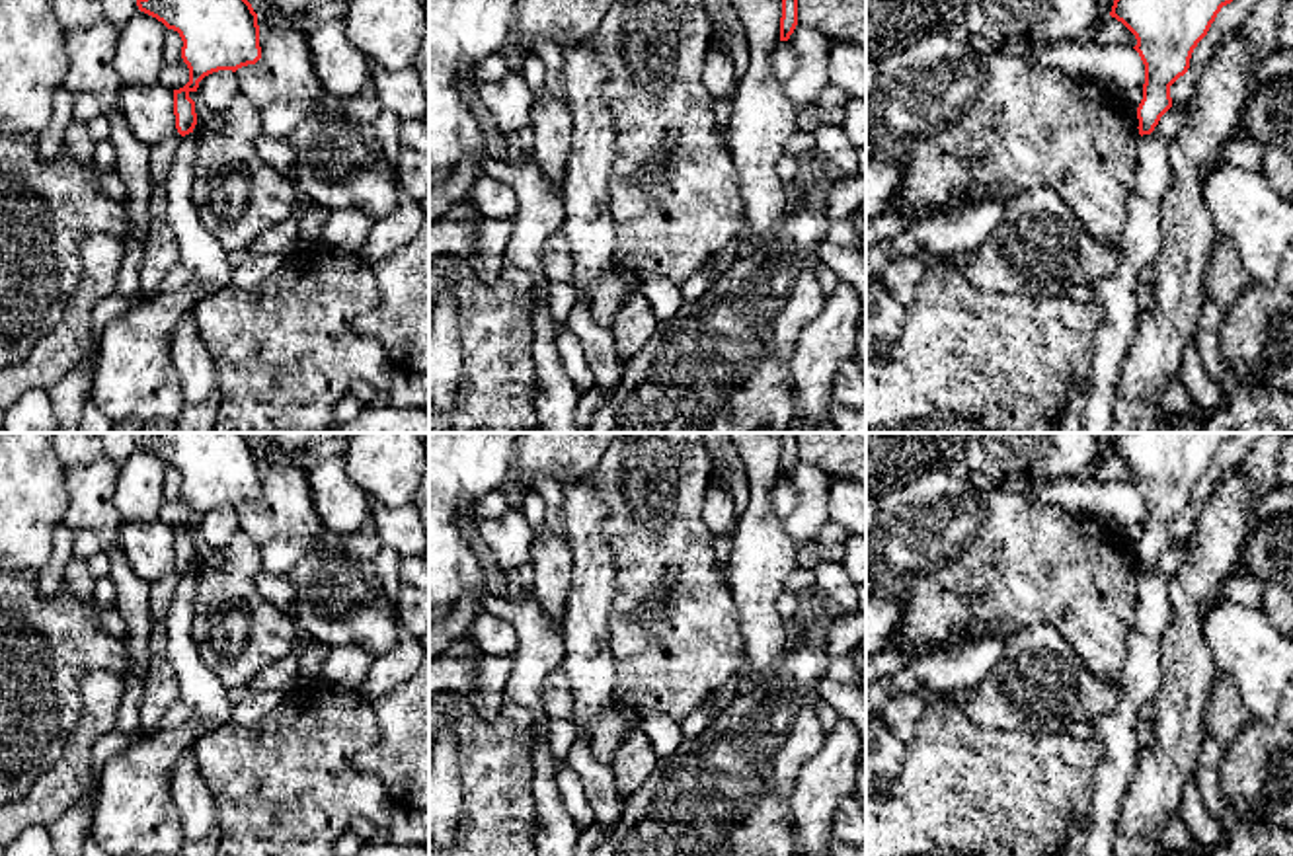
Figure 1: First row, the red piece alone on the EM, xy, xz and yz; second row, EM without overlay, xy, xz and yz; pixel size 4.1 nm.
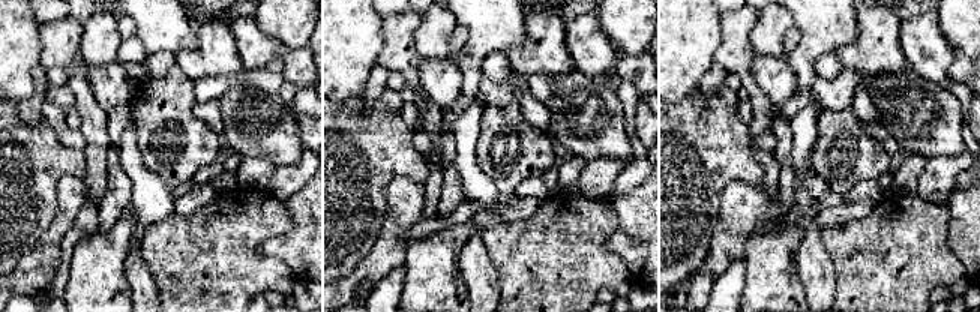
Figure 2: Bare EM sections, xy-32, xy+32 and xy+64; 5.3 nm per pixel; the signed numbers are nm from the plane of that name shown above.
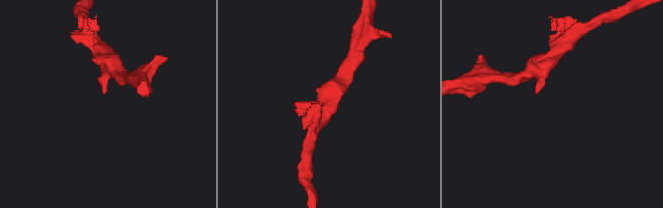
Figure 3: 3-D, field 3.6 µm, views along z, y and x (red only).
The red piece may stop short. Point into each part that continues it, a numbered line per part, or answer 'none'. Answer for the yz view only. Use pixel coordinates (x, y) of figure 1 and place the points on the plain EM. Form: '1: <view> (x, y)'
none

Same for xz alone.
none

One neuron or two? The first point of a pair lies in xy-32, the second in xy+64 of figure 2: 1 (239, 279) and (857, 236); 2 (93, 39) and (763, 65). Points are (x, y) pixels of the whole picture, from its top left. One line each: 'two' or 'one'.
1: one
2: two

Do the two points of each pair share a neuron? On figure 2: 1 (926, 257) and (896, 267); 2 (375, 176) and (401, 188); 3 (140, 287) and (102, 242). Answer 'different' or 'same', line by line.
1: same
2: different
3: different

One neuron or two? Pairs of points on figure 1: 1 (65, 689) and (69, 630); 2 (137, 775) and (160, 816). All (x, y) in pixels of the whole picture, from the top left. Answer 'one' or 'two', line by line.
1: one
2: one

